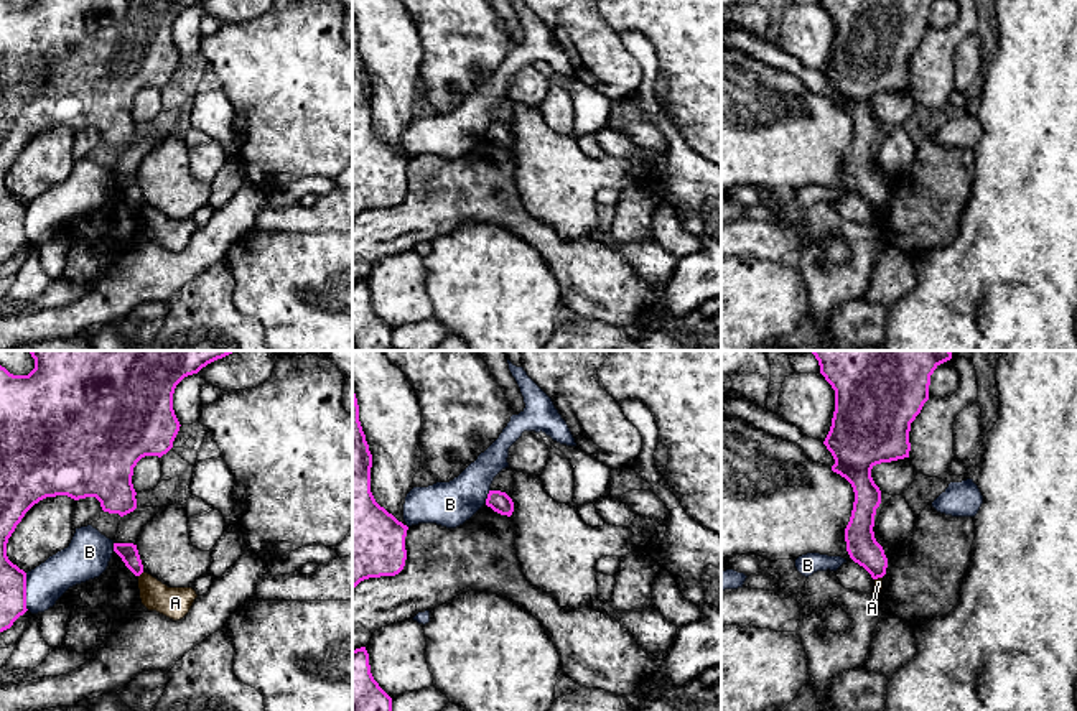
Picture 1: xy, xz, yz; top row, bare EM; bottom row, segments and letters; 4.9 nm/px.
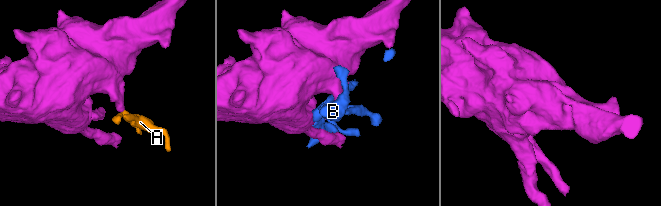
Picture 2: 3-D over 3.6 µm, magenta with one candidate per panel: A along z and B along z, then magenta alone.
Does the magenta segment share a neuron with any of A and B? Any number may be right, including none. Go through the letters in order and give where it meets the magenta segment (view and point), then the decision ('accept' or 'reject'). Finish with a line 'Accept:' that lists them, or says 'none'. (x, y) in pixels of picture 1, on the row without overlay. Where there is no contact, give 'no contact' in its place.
A: xy (140, 204) | reject
B: xy (25, 223) | reject
Accept: none

